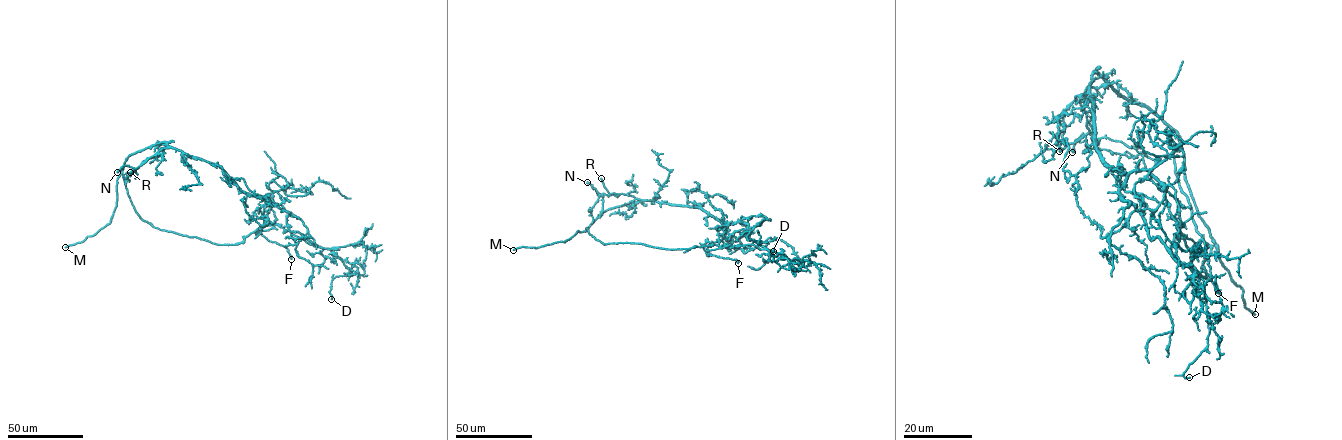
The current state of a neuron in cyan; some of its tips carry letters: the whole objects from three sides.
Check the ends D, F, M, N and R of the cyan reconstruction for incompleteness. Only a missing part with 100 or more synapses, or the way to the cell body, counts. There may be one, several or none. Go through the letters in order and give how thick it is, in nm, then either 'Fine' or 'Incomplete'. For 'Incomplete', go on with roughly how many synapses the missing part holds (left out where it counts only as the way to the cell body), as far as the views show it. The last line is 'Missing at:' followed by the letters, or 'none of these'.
D: Thickness 120 nm. Fine
F: Thickness 240 nm. Fine
M: Thickness 280 nm. Incomplete. Roughly 200 synapses
N: Thickness 600 nm. Fine
R: Thickness 280 nm. Incomplete
Missing at: M, R

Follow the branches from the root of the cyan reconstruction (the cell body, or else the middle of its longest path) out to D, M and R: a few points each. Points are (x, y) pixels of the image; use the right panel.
D: (1205, 271), (1207, 278), (1192, 266), (1178, 222), (1171, 252), (1223, 306), (1189, 377)
M: (1205, 271), (1211, 248), (1175, 172), (1180, 137), (1198, 215), (1255, 314)
R: (1205, 271), (1211, 248), (1175, 172), (1178, 136), (1150, 110), (1095, 72), (1084, 94), (1089, 131), (1059, 151)

